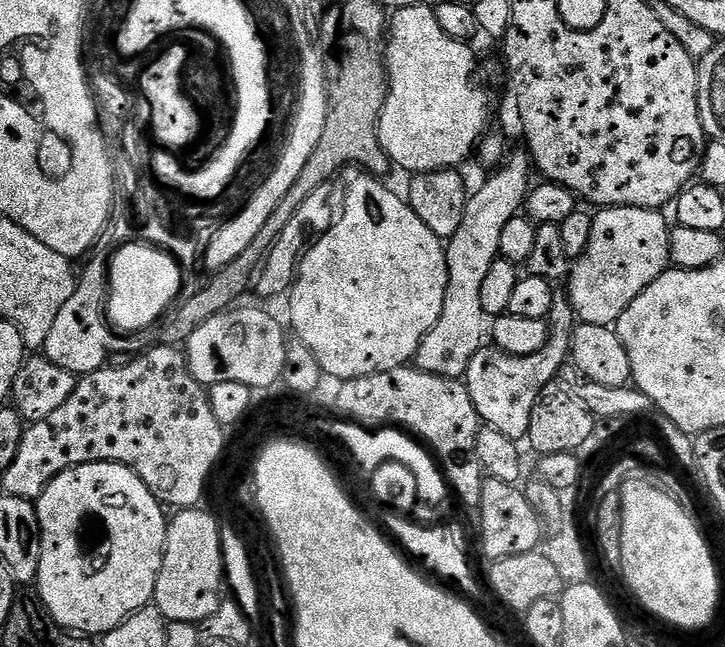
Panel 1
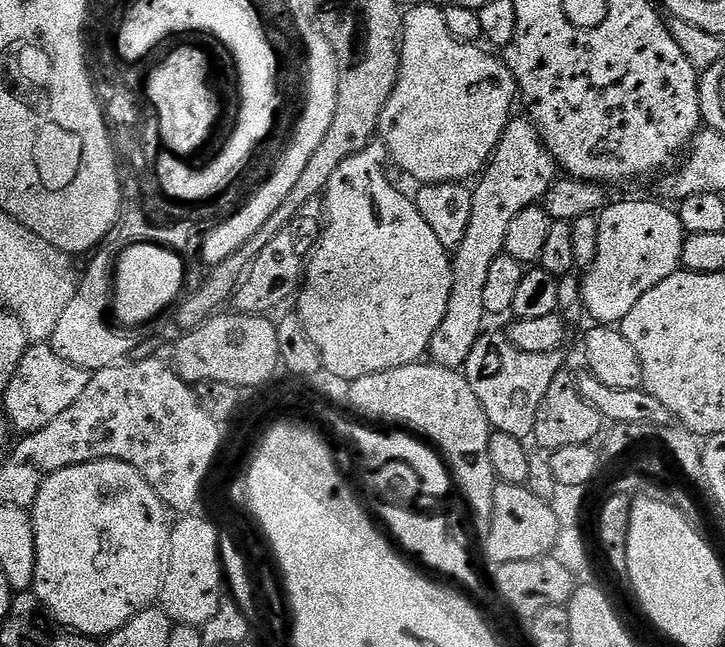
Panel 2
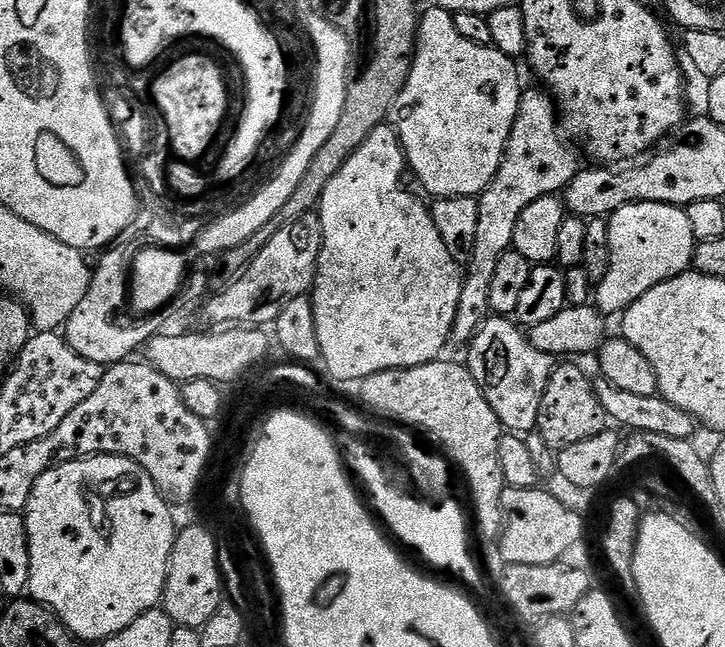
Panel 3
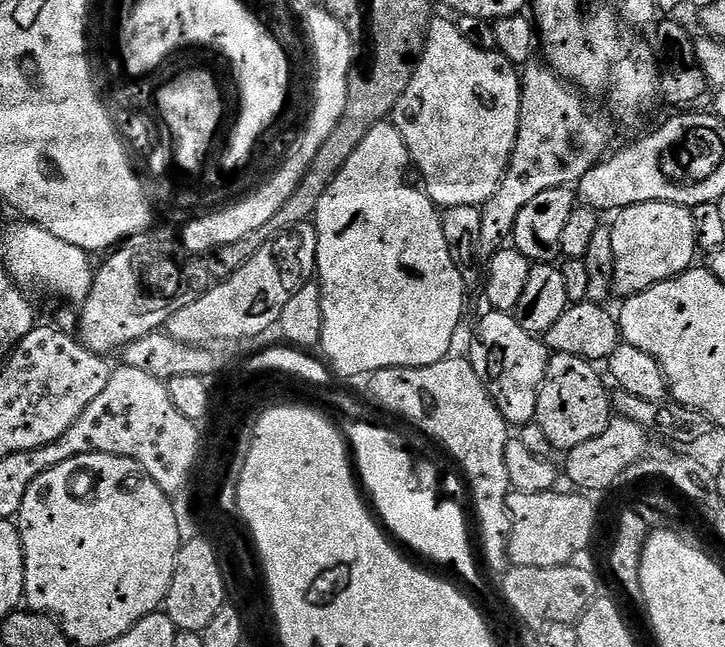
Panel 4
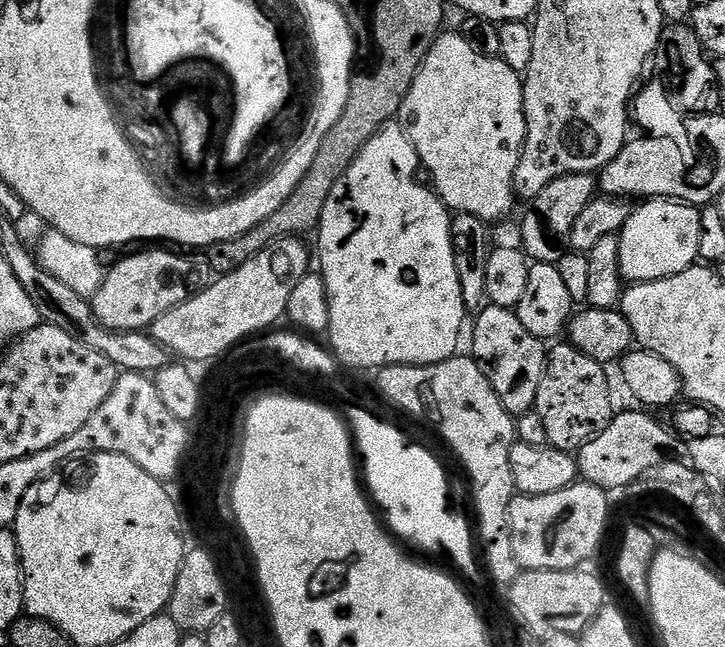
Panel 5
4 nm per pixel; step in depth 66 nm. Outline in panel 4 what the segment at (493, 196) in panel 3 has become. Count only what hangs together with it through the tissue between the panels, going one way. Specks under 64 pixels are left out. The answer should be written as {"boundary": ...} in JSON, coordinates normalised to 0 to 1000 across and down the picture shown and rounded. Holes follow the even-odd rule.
{"boundary":[[[735,90],[721,100],[714,213],[688,297],[662,321],[663,391],[690,388],[706,363],[706,351],[716,328],[737,306],[742,306],[742,300],[766,291],[799,286],[808,263],[814,263],[840,240],[839,215],[844,204],[836,187],[817,179],[804,147],[807,144],[799,134],[775,122],[749,91]]]}

